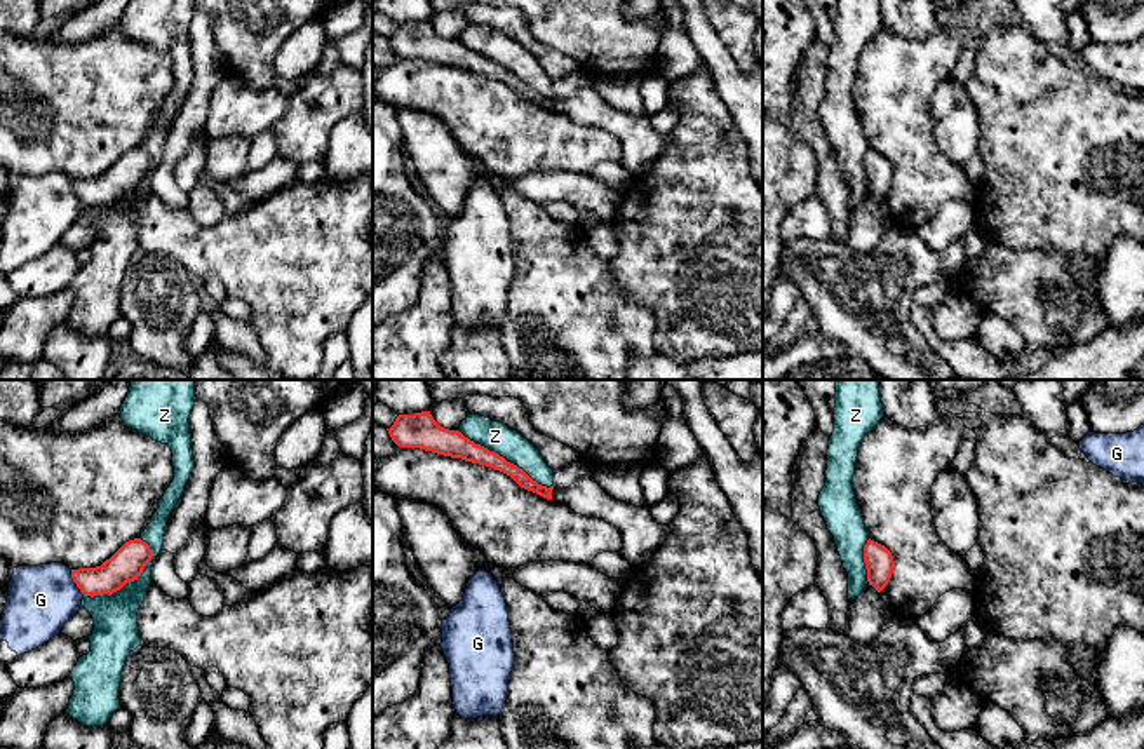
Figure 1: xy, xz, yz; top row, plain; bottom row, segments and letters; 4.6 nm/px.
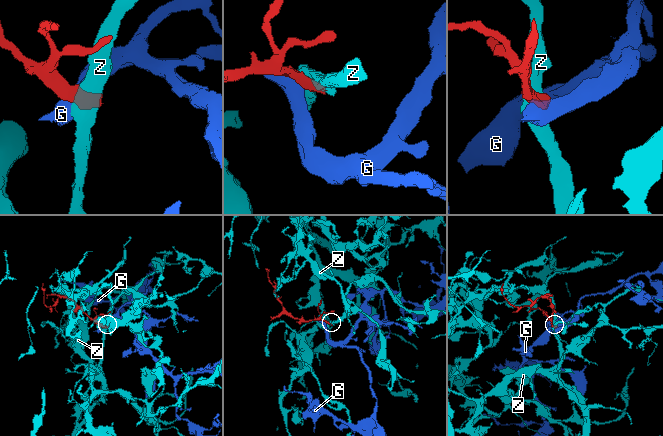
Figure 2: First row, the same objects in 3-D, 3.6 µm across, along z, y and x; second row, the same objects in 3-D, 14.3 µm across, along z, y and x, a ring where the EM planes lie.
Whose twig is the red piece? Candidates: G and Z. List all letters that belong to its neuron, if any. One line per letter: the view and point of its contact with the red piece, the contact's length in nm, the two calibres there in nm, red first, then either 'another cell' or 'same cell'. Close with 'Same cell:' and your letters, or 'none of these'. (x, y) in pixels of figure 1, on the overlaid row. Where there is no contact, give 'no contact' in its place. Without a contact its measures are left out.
G: meets red in xy at (74, 580); contact 140 nm long; 150 nm thick on the red side, 300 nm on the other; another cell
Z: meets red in xy at (126, 582); contact 400 nm long; 160 nm thick on the red side, 220 nm on the other; another cell
Same cell: none of these

